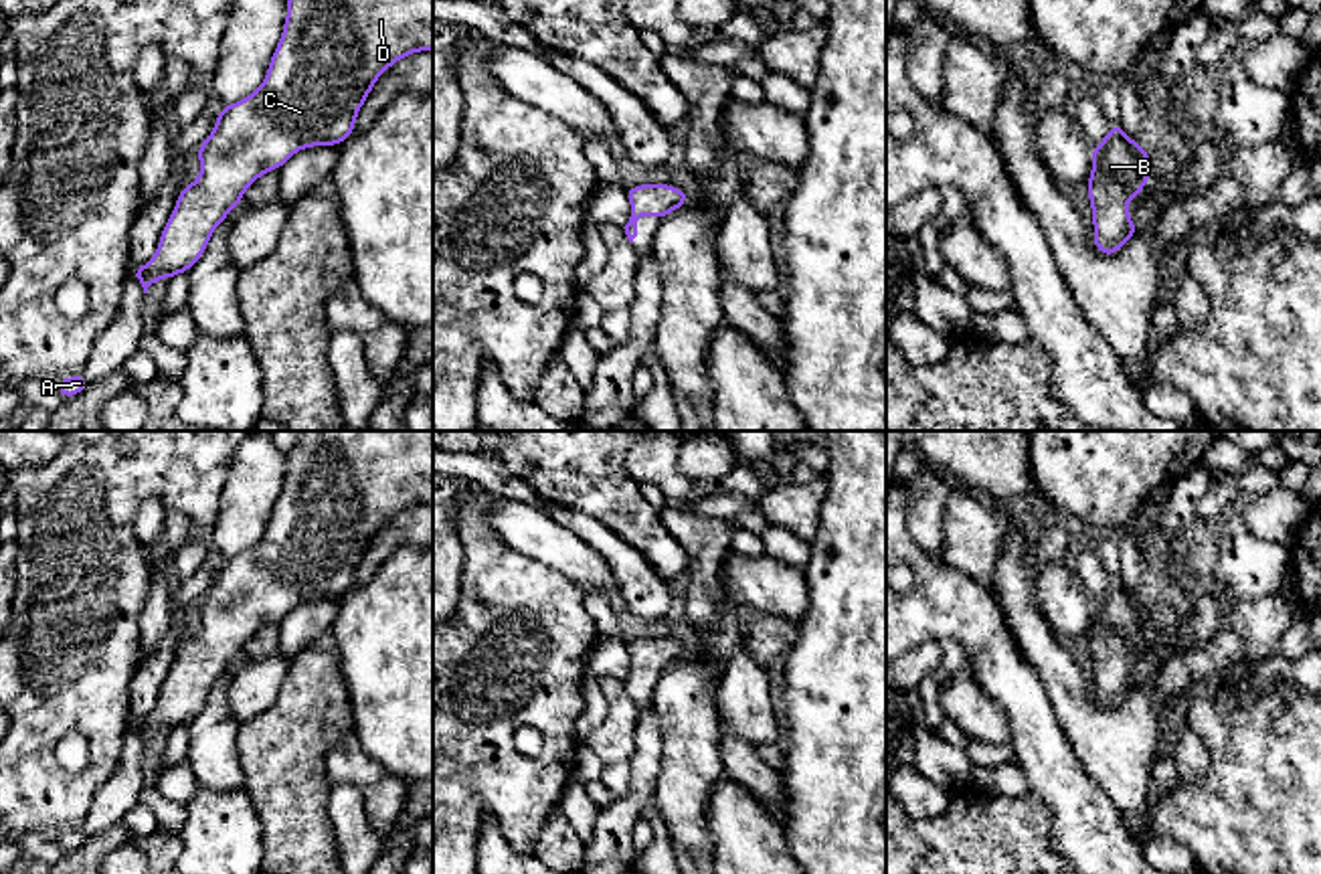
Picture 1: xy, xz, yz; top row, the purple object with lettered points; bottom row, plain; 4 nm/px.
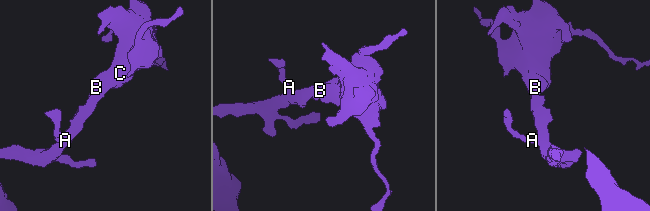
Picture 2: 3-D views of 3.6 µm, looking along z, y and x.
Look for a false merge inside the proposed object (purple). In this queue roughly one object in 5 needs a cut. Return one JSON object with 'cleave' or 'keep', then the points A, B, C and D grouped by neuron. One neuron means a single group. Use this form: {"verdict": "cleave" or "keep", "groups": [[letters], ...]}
{"verdict": "keep", "groups": [["A", "B", "C", "D"]]}

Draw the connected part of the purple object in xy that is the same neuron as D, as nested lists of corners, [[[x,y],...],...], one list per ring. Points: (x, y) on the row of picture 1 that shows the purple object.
[[[285,0],[285,2],[287,2],[287,20],[283,24],[281,40],[275,47],[275,53],[271,57],[265,81],[249,97],[218,109],[218,119],[216,119],[212,134],[196,150],[198,158],[200,158],[198,180],[184,186],[178,192],[178,204],[174,206],[174,210],[162,231],[156,255],[142,269],[129,271],[129,275],[140,279],[144,293],[148,293],[148,287],[162,277],[170,279],[176,273],[186,273],[202,257],[212,231],[227,218],[227,214],[237,204],[241,204],[243,192],[259,176],[263,176],[267,170],[279,170],[297,150],[314,148],[314,146],[322,146],[322,144],[340,146],[350,134],[354,134],[356,132],[354,121],[356,121],[356,115],[358,115],[362,103],[366,101],[368,93],[372,91],[374,81],[390,65],[394,65],[397,61],[401,61],[403,57],[407,57],[411,53],[433,51],[433,0]]]

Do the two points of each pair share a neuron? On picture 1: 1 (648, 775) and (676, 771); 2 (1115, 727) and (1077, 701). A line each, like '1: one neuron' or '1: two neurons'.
1: two neurons
2: one neuron

